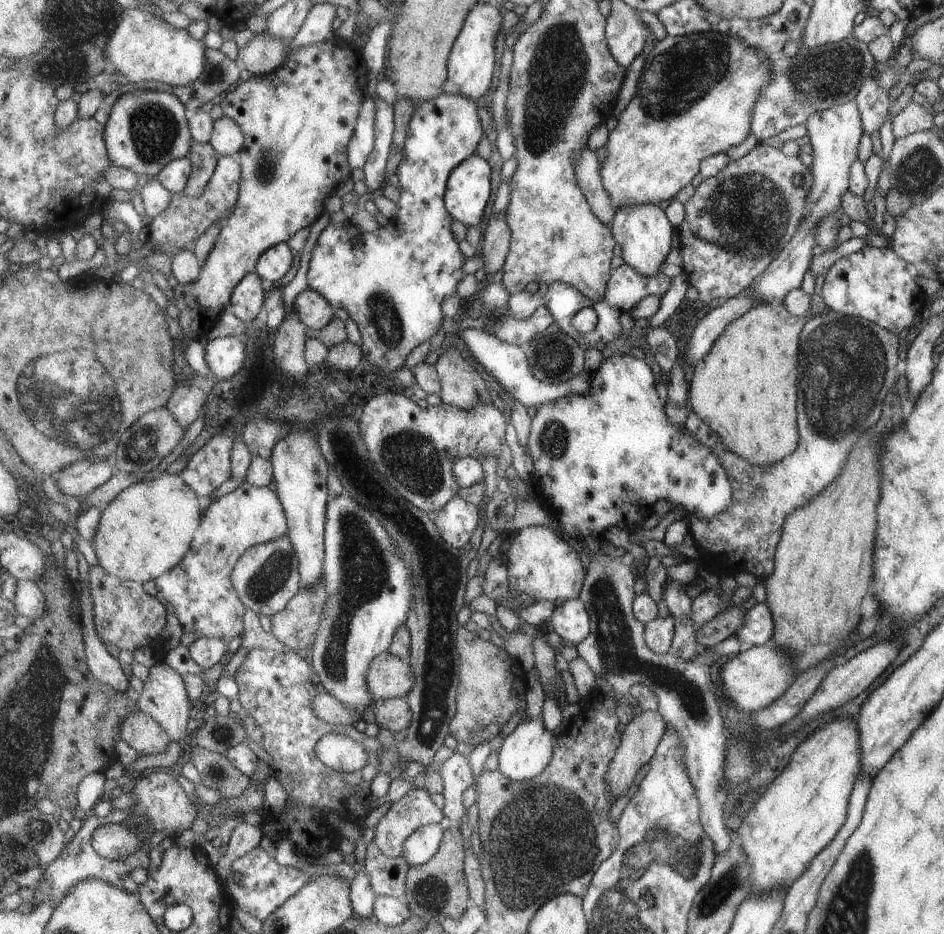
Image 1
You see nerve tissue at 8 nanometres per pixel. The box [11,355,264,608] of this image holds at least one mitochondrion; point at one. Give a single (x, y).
(139, 446)

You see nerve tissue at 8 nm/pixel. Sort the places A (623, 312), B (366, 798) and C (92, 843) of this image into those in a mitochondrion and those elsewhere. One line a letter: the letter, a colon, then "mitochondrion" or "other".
A: other
B: other
C: other

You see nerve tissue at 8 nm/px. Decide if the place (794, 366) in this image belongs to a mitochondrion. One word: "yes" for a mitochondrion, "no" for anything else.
yes

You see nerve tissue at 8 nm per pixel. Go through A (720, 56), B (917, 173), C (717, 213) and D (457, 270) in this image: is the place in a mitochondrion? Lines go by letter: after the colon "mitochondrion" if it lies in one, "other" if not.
A: mitochondrion
B: mitochondrion
C: mitochondrion
D: other

